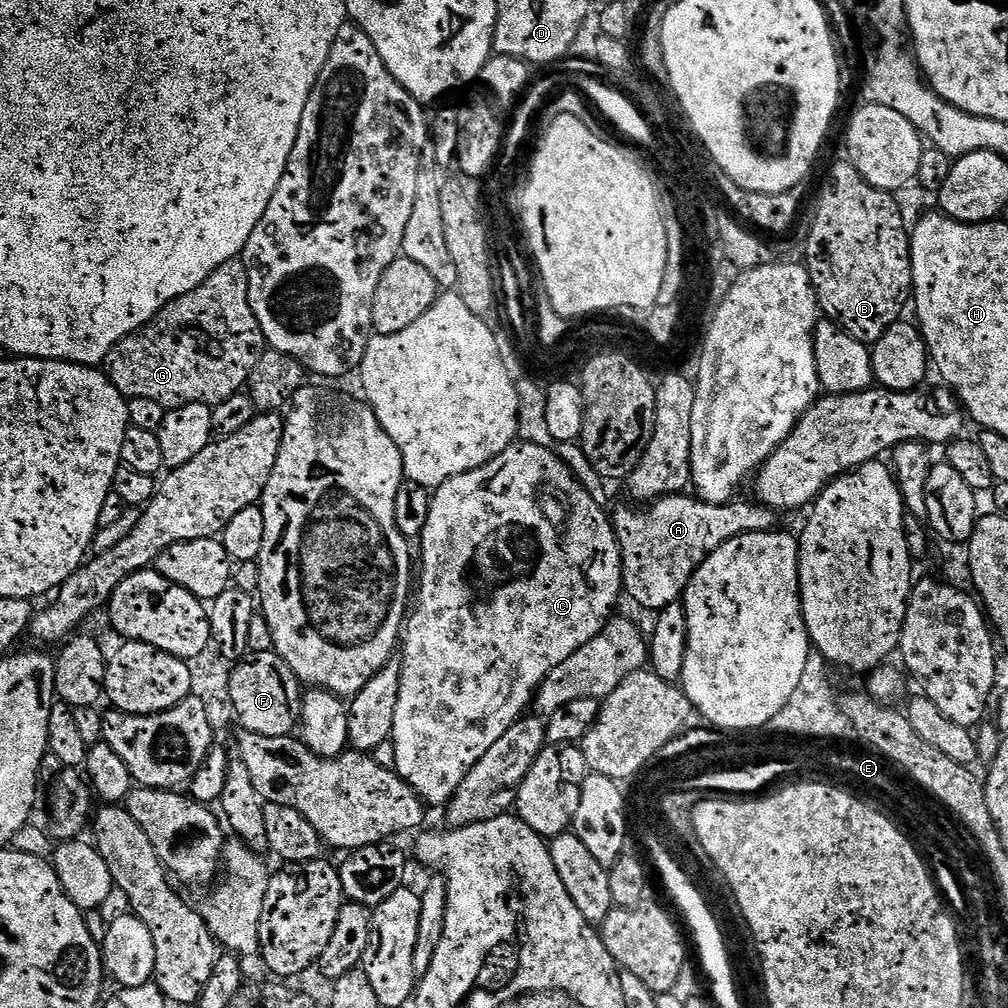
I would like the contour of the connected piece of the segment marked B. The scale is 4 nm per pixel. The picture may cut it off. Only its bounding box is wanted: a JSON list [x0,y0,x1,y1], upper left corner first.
[804,158,914,345]

